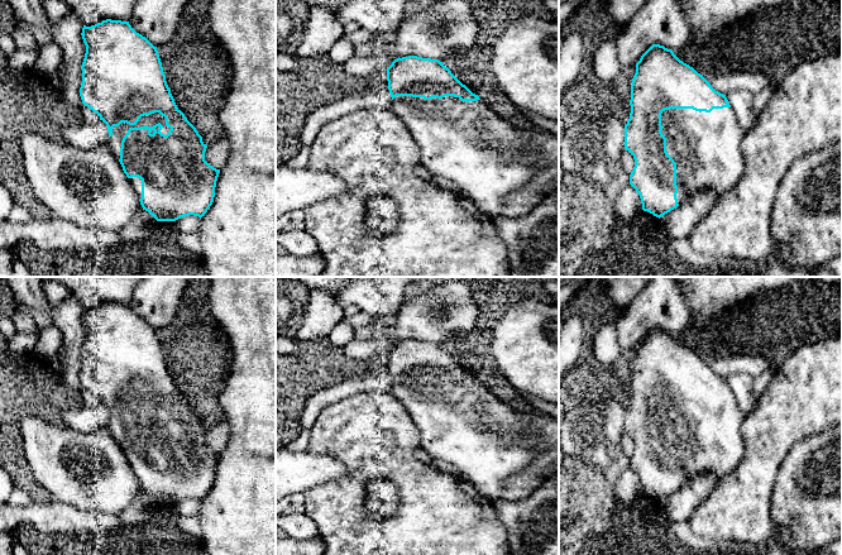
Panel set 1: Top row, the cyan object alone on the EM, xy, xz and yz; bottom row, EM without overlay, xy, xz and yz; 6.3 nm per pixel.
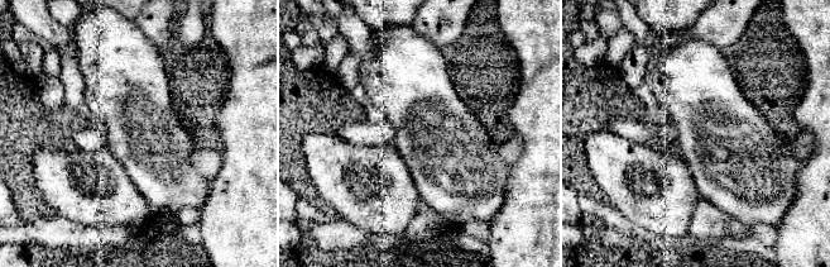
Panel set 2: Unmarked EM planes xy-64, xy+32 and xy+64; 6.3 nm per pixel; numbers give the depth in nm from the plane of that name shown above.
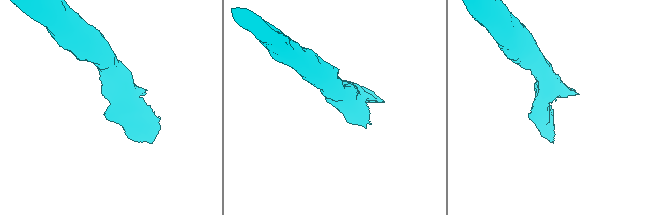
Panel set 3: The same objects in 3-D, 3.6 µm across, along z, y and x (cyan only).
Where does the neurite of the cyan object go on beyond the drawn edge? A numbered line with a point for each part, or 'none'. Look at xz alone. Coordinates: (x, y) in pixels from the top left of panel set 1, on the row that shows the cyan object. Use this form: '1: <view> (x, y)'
1: xz (468, 143)

